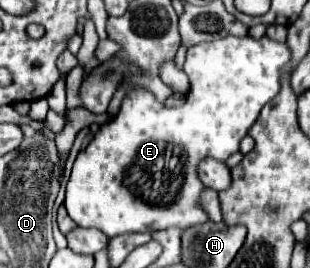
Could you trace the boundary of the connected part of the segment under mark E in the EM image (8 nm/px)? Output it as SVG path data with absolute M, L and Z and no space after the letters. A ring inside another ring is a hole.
M224 37L224 39L218 39L218 41L210 41L210 43L200 43L196 47L190 47L186 53L186 60L183 66L183 70L188 79L190 79L190 93L186 97L186 103L182 107L176 107L176 109L168 109L164 107L162 103L156 101L156 97L144 89L144 87L132 87L124 101L122 101L122 107L118 111L118 115L100 125L100 129L96 131L94 139L88 143L88 147L84 151L78 153L76 161L74 161L74 167L72 167L72 175L70 175L70 181L66 185L66 211L68 215L72 217L72 221L80 227L96 227L100 231L104 231L108 237L116 237L116 235L126 235L126 233L136 233L136 231L160 231L160 229L168 229L172 225L184 229L184 227L190 227L190 225L196 225L196 223L202 223L202 221L208 221L208 217L204 215L204 211L198 207L198 195L200 191L204 189L204 185L200 183L198 175L196 175L196 165L200 159L204 157L214 157L218 161L226 161L226 157L230 157L232 153L238 151L238 145L242 141L242 137L246 137L248 129L256 123L258 115L260 115L260 109L280 91L280 69L278 67L284 67L284 63L288 63L290 59L290 51L286 47L286 43L276 43L268 37L262 37L262 39L252 39L252 37Z

